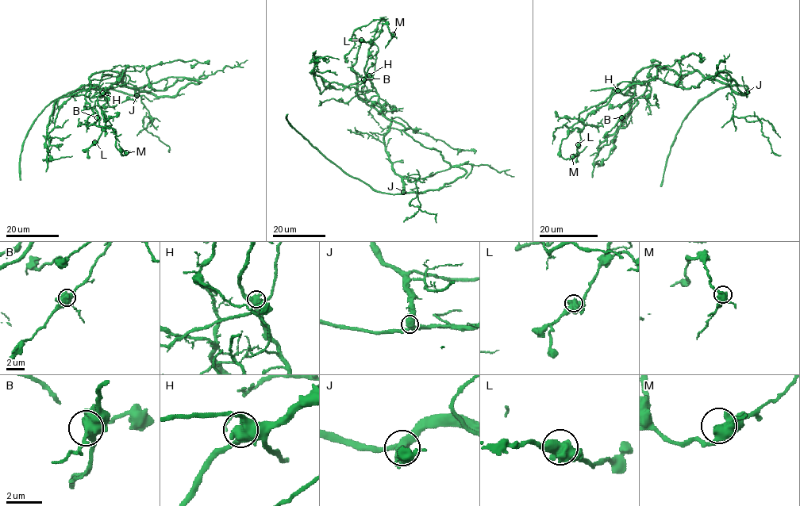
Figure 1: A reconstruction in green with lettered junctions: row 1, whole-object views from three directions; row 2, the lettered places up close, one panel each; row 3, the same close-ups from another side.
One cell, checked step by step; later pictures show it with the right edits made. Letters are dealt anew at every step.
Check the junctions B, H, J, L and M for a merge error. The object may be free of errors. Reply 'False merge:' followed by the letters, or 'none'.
False merge: none

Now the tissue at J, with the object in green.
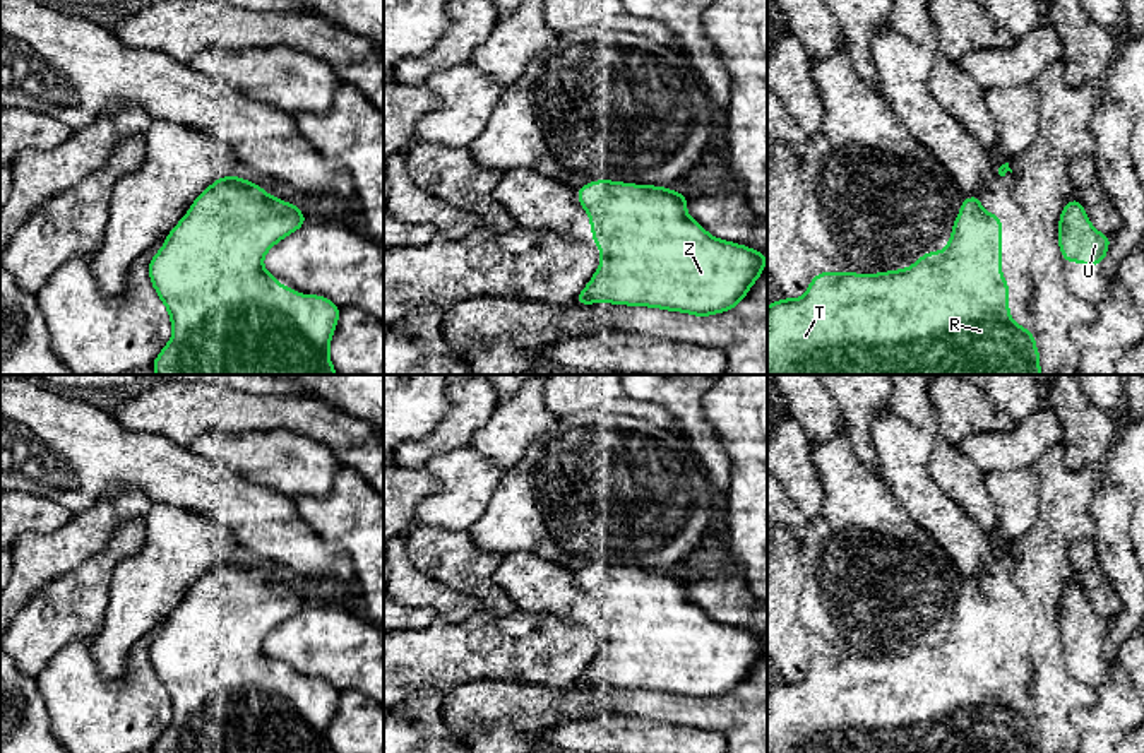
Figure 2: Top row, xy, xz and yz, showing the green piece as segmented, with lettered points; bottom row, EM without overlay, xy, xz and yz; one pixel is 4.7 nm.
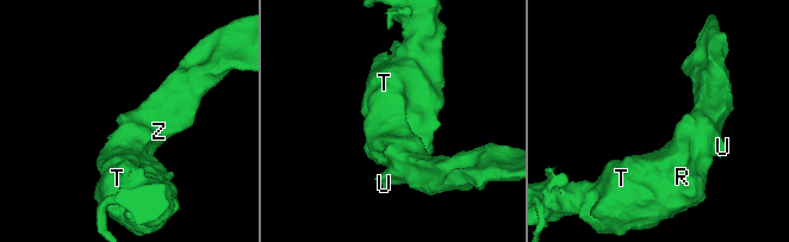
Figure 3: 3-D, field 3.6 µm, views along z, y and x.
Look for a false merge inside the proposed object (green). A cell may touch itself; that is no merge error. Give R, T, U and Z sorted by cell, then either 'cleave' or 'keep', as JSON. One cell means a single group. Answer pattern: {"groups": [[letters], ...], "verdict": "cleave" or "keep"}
{"groups": [["R", "T", "U", "Z"]], "verdict": "keep"}

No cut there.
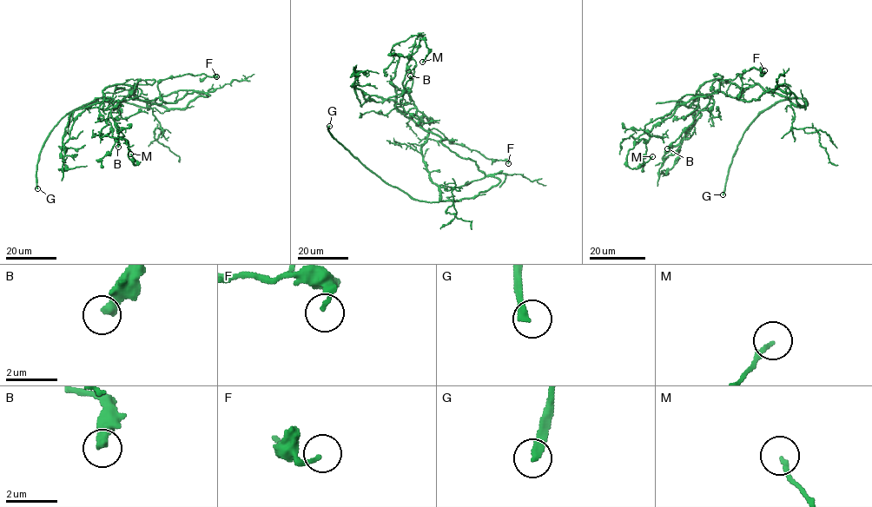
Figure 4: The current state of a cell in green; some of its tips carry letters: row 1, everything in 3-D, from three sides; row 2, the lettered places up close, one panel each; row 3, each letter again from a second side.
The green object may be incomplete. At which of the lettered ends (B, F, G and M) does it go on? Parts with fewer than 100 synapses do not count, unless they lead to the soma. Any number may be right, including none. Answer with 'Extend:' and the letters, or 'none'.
Extend: G

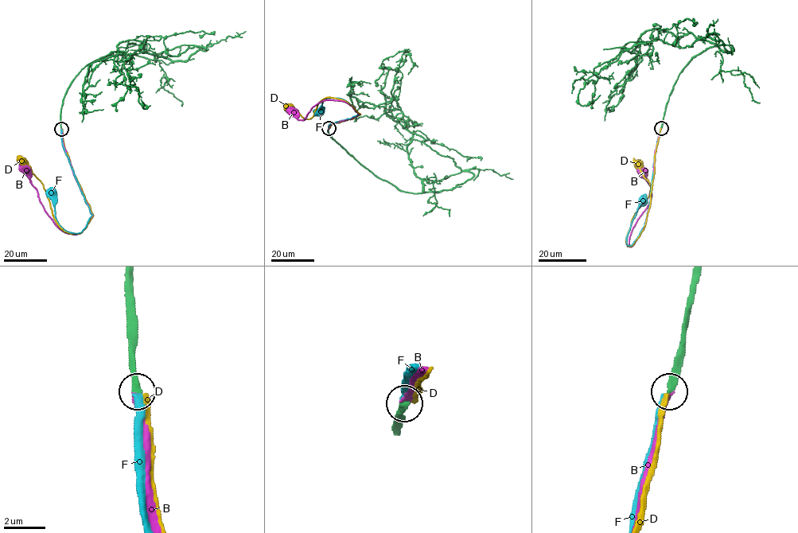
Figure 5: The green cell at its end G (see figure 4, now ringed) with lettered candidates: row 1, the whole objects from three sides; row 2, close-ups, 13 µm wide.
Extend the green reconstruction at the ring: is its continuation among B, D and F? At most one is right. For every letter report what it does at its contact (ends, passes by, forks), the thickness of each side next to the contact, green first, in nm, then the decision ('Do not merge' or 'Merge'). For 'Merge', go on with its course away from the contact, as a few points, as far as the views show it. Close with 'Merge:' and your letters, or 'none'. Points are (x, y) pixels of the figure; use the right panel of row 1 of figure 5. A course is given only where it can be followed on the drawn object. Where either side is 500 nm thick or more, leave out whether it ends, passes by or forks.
B: It ends there. Thickness 320 nm (green) against 300 nm. Merge. Its course: (660, 128), (655, 153), (651, 204), (644, 225), (631, 247), (631, 230), (651, 197), (651, 187), (643, 171)
D: It ends there. Thickness 300 nm (green) against 240 nm. Do not merge
F: It ends there. Thickness 300 nm (green) against 300 nm. Do not merge
Merge: B

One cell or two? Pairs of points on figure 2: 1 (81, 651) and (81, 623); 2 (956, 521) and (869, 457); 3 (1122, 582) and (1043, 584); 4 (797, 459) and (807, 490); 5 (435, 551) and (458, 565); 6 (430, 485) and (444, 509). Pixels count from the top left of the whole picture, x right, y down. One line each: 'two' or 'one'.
1: two
2: two
3: two
4: one
5: one
6: two

